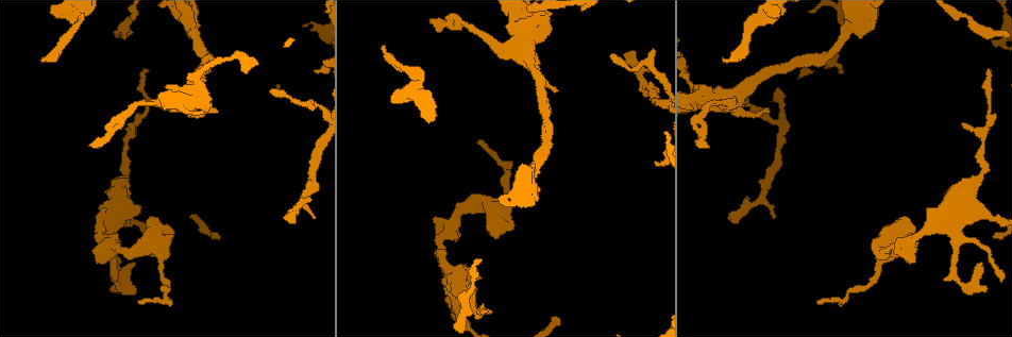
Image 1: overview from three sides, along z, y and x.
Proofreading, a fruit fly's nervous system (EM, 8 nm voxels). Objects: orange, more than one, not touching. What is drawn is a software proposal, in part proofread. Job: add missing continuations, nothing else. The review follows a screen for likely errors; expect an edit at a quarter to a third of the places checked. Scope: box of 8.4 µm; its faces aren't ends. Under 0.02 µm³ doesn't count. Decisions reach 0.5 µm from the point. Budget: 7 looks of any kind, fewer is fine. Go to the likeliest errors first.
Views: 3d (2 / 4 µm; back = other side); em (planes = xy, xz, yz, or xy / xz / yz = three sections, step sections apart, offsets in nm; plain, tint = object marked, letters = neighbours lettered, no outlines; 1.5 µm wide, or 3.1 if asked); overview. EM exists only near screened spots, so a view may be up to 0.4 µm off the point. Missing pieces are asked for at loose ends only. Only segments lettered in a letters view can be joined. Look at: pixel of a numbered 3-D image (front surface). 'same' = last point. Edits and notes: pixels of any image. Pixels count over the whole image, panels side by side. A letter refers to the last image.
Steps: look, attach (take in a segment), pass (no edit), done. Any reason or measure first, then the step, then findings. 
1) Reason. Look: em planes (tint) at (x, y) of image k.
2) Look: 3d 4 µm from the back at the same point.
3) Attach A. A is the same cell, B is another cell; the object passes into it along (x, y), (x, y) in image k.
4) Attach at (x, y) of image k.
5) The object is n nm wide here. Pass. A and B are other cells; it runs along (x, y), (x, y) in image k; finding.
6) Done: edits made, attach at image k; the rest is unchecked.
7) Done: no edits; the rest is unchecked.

Tapers out. Look: em yz step 4 (letters) at (724, 59) of image 1.

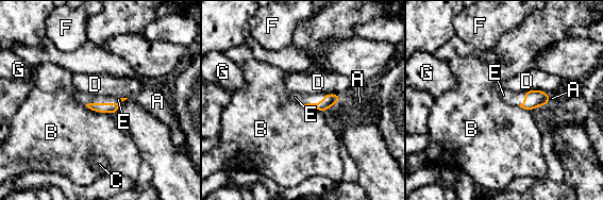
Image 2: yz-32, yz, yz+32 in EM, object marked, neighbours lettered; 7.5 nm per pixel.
Look: em planes (letters) at the same point.

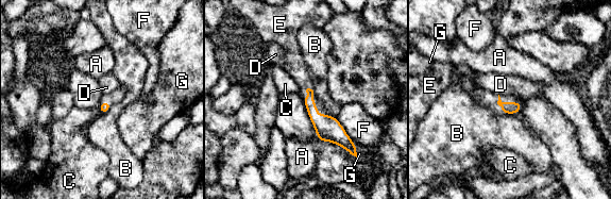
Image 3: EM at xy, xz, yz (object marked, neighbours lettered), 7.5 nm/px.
Attach E. E is the same cell, A, B, C, D, F and G are other cells; it goes on there.

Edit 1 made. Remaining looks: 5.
Tapers out. Look: em planes (letters) at (613, 53) of image 1.

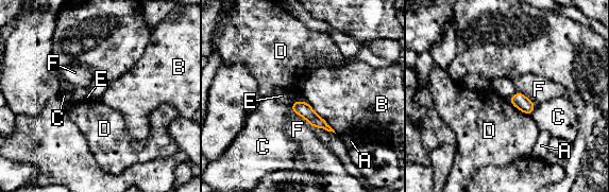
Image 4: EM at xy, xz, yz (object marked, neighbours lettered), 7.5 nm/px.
The object is 120 nm wide here. Pass. A, B, C, D, E and F are other cells; none of them fits.

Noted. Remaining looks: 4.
Long arm stops here. Look: 3d 2 µm at (481, 140) of image 1.

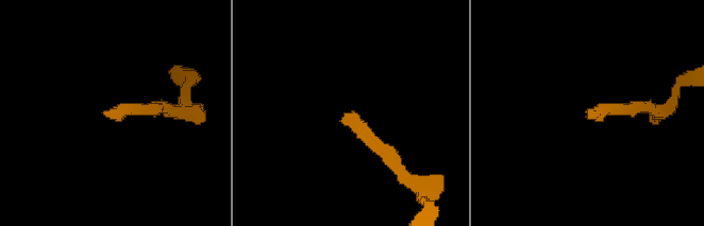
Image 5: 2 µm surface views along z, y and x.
Shape alone is not enough. Look: em xy step 8 (letters) at (113, 116) of image 5.

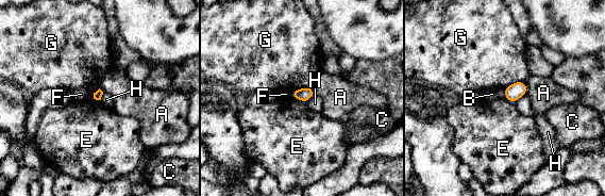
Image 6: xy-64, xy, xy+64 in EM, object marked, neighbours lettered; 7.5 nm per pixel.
Look: em planes (letters) at the same point.

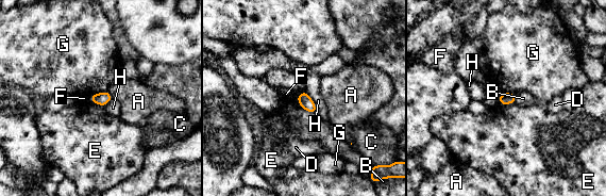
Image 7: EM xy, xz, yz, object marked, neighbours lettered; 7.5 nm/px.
The longest contact is with H, 200 nm. Pass. A, B, C, D, E, F, G and H are other cells; a border runs along (515, 102), (499, 104) in image 7; none of them fits.

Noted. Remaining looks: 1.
Done: edits made, attach at image 3; the rest is unchecked.

